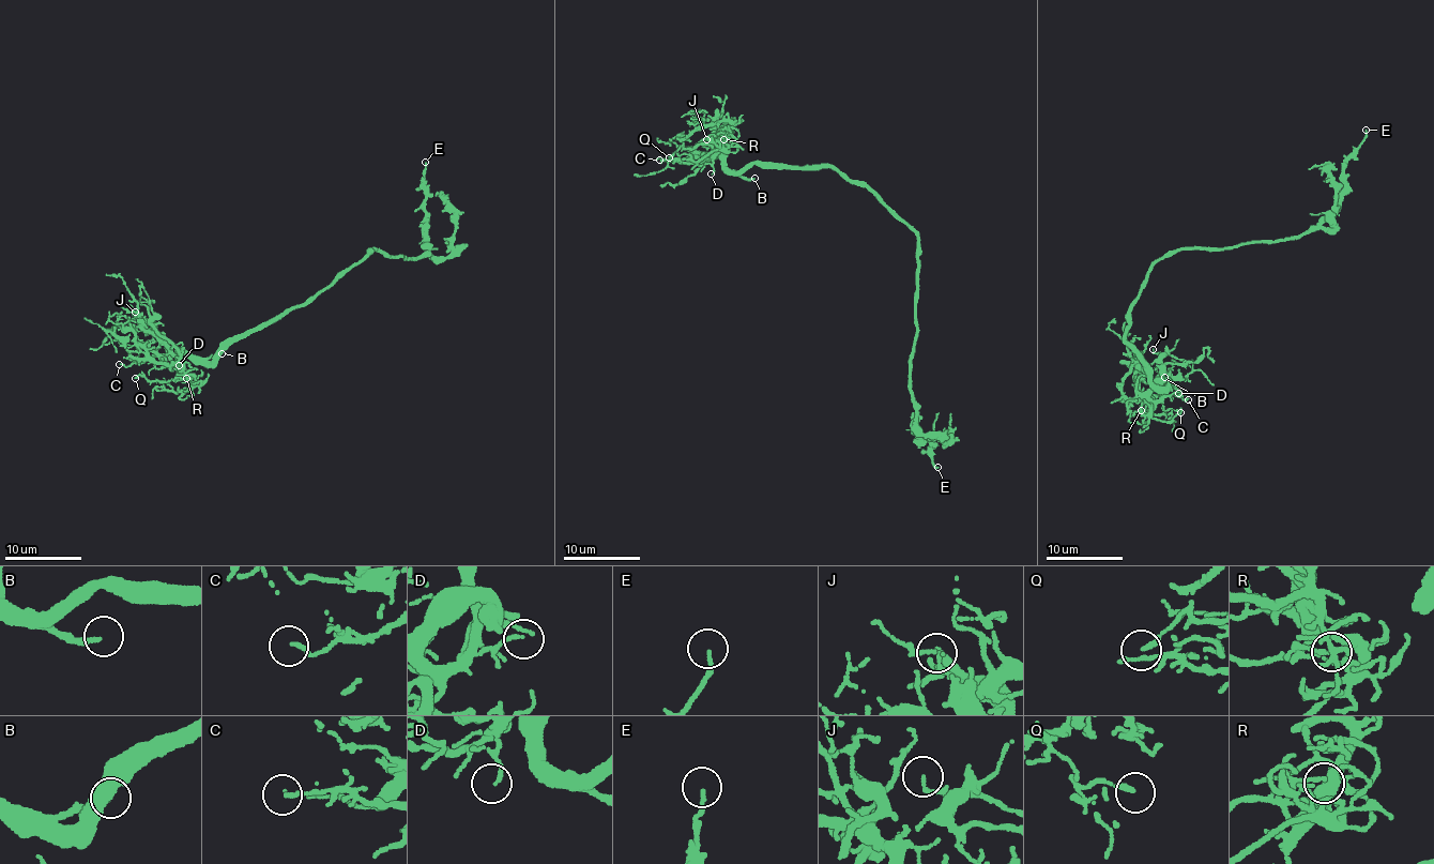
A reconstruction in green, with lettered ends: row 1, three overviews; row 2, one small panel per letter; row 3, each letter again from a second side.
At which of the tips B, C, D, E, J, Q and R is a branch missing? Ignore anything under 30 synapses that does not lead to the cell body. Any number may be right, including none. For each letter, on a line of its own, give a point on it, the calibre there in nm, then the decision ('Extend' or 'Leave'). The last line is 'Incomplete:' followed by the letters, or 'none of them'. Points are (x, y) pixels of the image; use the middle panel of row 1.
B: Place: (754, 178). Thickness 170 nm. Extend
C: Place: (659, 160). Thickness 130 nm. Leave
D: Place: (711, 173). Thickness 110 nm. Leave
E: Place: (937, 467). Thickness 140 nm. Leave
J: Place: (706, 139). Thickness 110 nm. Leave
Q: Place: (669, 157). Thickness 170 nm. Leave
R: Place: (723, 139). Thickness 110 nm. Leave
Incomplete: B

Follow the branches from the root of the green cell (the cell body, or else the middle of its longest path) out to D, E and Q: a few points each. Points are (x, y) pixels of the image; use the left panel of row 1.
D: (328, 286), (276, 319), (231, 339), (214, 360), (194, 362), (181, 352), (177, 361), (182, 368), (179, 365)
E: (328, 286), (371, 255), (372, 248), (398, 258), (401, 255), (417, 259), (427, 252), (425, 162)
Q: (328, 286), (231, 339), (214, 360), (194, 362), (181, 352), (174, 380), (135, 378)

